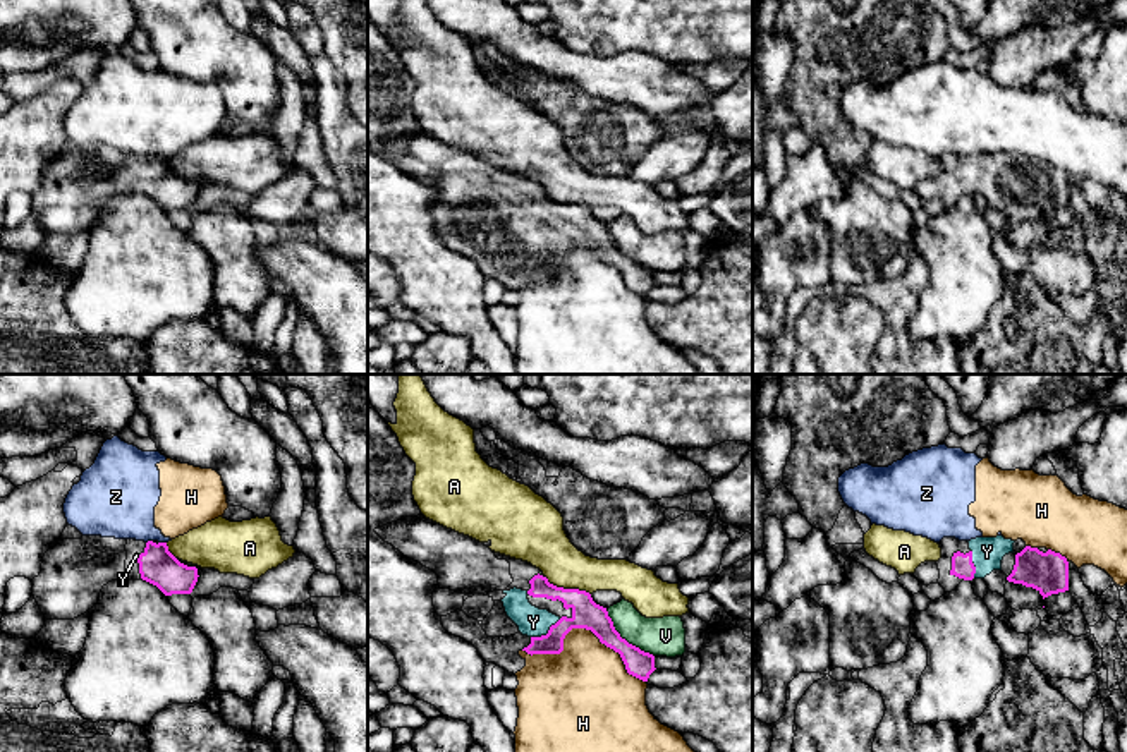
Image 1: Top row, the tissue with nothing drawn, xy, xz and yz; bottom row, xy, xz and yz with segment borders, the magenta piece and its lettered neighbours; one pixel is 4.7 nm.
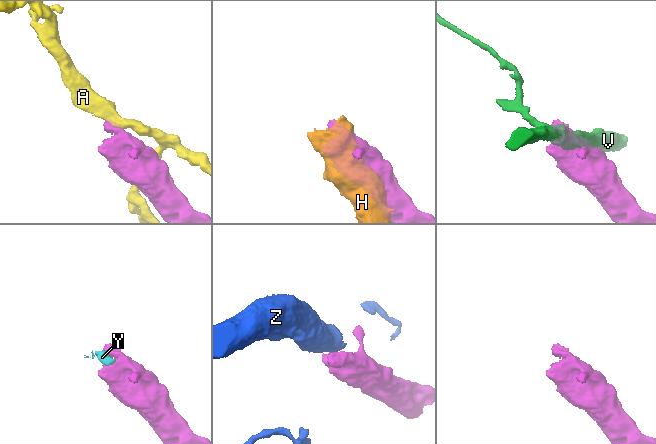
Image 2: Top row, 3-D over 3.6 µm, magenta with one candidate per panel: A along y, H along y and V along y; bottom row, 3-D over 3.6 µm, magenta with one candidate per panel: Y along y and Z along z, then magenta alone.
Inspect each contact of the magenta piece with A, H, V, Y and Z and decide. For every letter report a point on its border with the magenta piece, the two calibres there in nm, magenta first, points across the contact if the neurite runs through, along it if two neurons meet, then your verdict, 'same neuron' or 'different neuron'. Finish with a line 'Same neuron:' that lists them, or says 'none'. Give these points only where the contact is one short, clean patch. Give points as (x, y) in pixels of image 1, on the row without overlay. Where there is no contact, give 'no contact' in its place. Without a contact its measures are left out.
A: xz (567, 205) | 140/220 nm | different neuron
H: xz (583, 242) | 140/360 nm | different neuron
V: xz (624, 254) | 140/180 nm | different neuron
Y: xz (548, 248) | 140/140 nm | same neuron
Z: xy (162, 158) | 180/300 nm | along xy (158, 157), (165, 158) | different neuron
Same neuron: Y

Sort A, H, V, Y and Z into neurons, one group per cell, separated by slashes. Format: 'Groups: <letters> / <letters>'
Groups: A / H Z / V / Y

